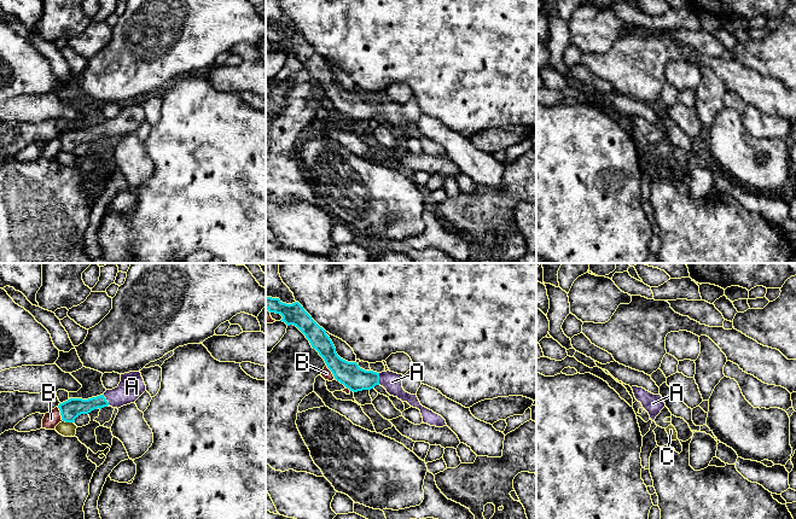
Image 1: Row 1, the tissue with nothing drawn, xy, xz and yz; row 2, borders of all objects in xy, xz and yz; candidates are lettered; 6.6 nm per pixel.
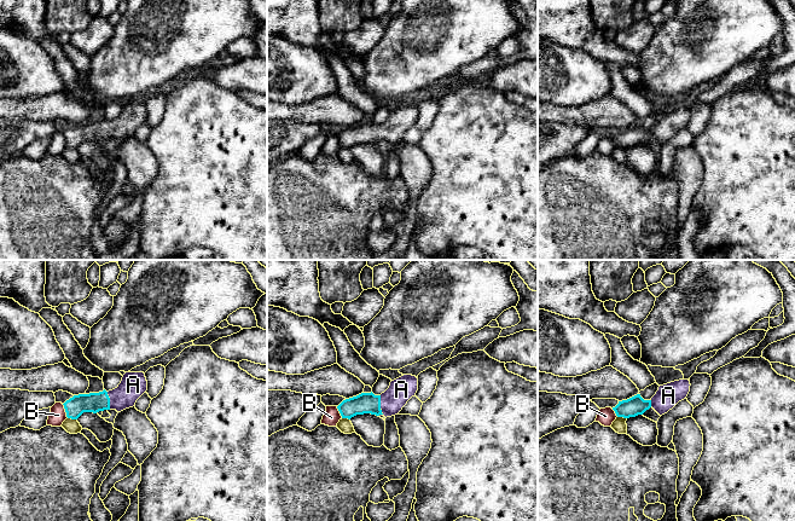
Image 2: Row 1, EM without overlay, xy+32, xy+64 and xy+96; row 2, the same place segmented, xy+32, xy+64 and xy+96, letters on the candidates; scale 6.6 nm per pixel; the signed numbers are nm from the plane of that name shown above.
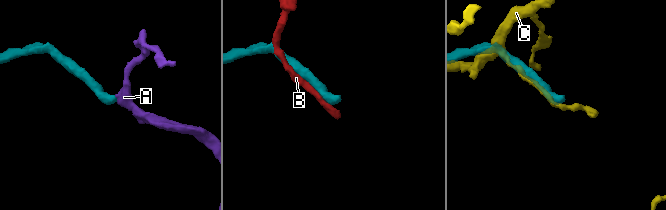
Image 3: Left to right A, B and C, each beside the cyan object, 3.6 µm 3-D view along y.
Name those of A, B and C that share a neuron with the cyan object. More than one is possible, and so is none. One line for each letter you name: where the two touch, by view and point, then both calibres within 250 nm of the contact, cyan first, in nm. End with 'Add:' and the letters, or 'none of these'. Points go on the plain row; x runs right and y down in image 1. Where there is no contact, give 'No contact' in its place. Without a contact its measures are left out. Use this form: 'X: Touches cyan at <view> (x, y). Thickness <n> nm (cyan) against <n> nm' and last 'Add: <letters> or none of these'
A: Touches cyan at xz (378, 109). Thickness 160 nm (cyan) against 130 nm
Add: A

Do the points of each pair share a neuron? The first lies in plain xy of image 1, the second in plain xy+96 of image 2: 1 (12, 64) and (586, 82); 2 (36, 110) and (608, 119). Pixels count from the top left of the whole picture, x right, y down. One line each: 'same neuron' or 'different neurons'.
1: same neuron
2: same neuron

